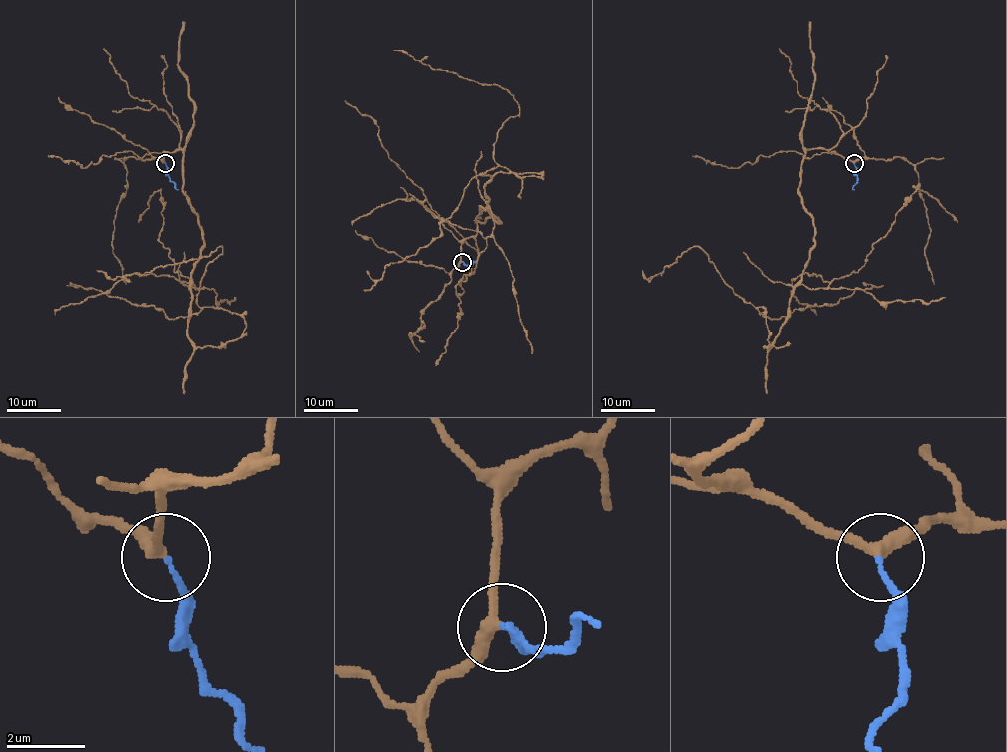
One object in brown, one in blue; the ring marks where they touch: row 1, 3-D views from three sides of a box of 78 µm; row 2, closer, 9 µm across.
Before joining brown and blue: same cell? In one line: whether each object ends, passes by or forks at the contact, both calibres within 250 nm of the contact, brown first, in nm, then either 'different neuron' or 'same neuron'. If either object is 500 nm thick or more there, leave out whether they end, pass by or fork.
brown passes by; blue ends there; 300 nm thick on the brown side, 120 nm on the other; different neuron

